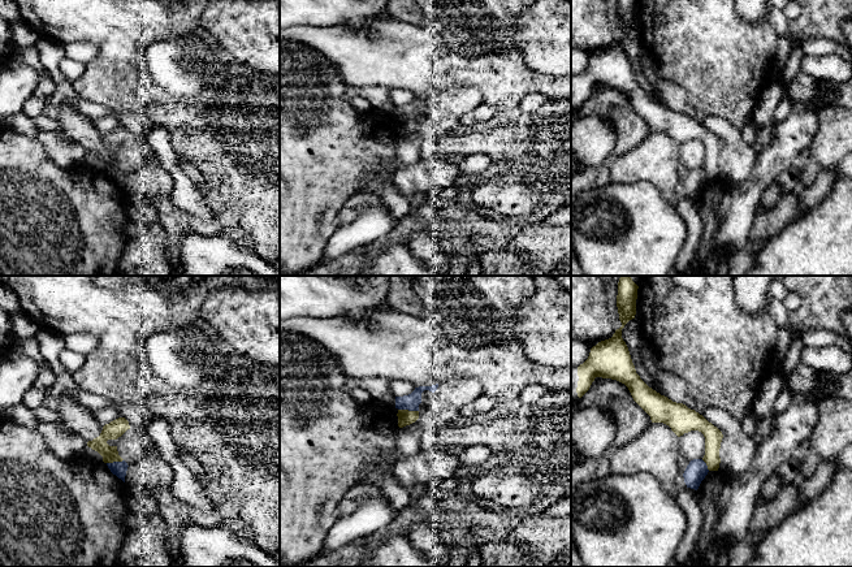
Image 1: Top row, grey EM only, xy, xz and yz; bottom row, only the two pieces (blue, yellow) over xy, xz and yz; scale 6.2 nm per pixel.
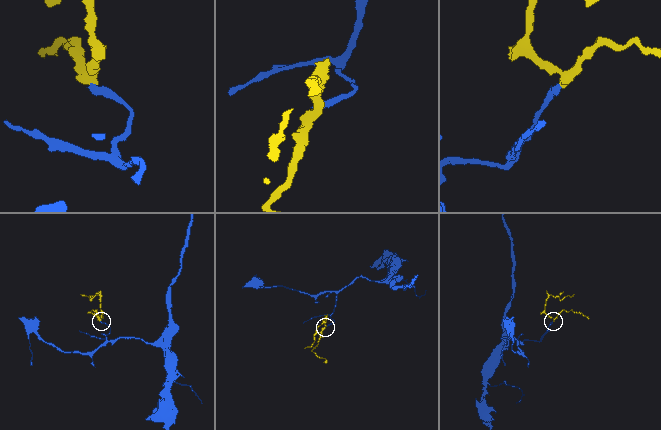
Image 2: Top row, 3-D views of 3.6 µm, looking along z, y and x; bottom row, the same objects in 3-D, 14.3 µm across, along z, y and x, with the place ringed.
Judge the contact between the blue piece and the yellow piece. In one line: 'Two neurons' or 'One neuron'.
Two neurons

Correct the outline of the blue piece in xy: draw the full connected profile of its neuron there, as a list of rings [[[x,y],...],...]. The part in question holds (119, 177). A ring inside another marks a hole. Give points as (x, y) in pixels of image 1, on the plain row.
[[[125,169],[107,172],[107,174],[113,183],[116,183],[118,187],[121,187],[125,191],[126,179],[127,179],[127,176],[129,176]]]

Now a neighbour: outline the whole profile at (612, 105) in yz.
[[[596,86],[589,99],[572,112],[580,117],[598,116],[611,125],[617,134],[617,143],[600,166],[576,166],[571,174],[571,199],[584,190],[610,183],[611,165],[643,143],[652,131],[650,125],[633,109],[628,96],[611,87]]]

